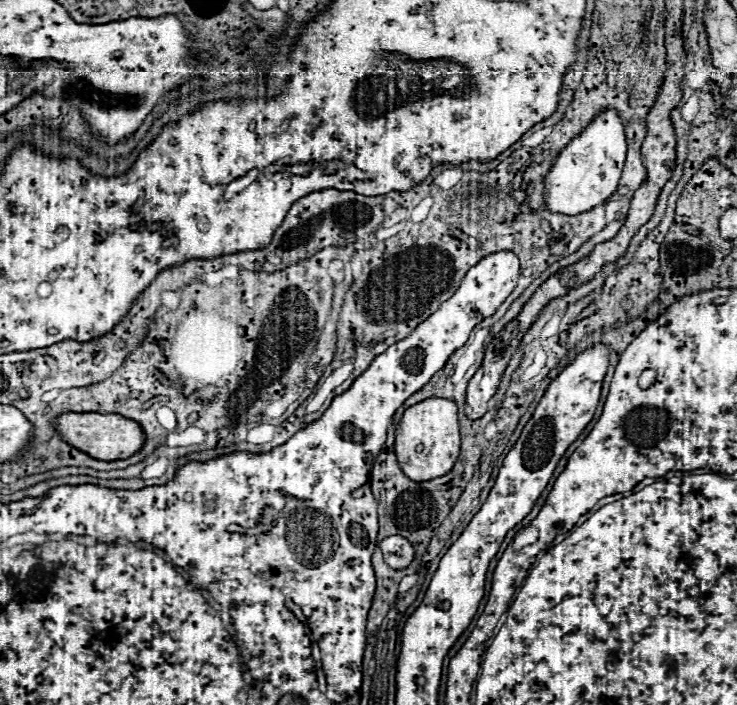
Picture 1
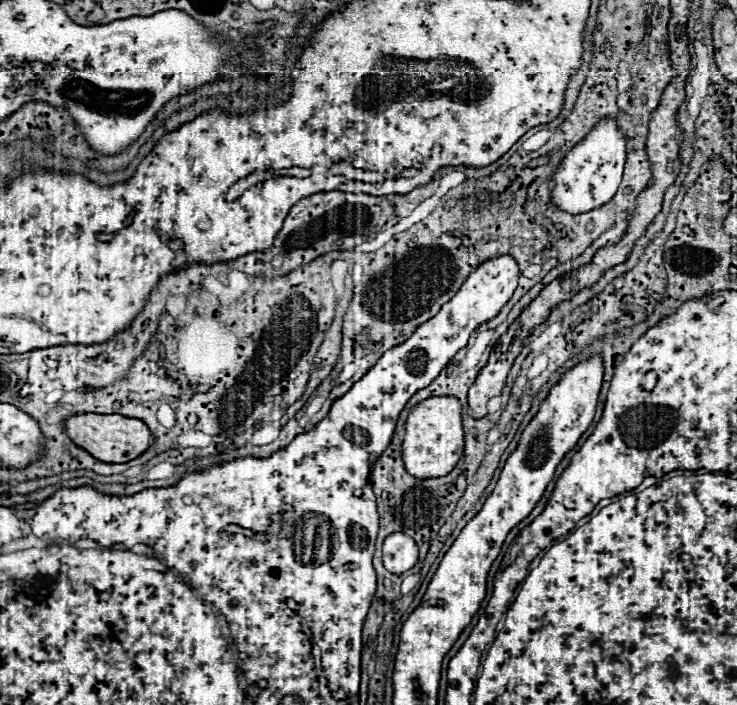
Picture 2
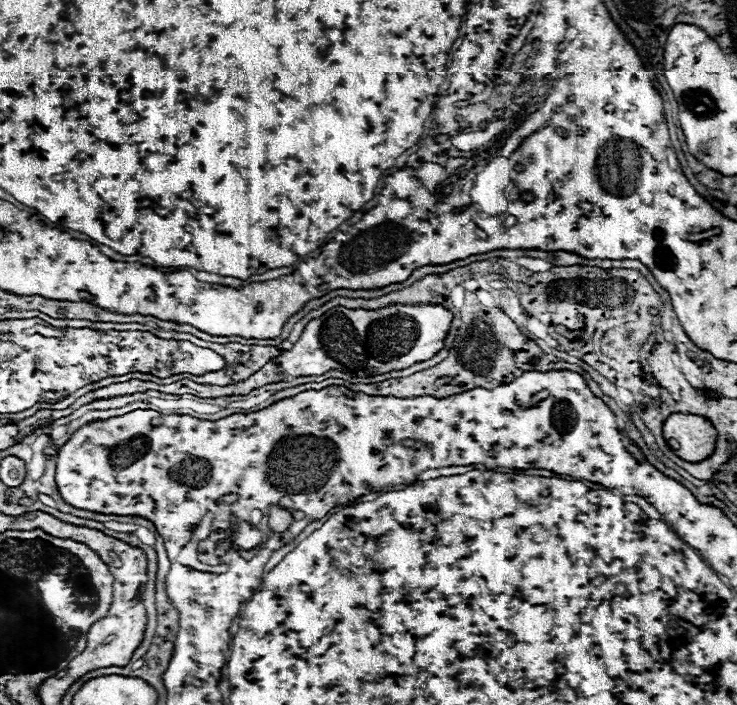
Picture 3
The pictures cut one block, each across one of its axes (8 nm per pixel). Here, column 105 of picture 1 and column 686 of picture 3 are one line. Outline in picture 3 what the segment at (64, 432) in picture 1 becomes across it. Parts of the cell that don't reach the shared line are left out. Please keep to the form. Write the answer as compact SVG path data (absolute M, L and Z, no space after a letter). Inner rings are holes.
M682 412L670 414L662 426L662 434L682 460L700 462L714 452L716 430L704 416Z

